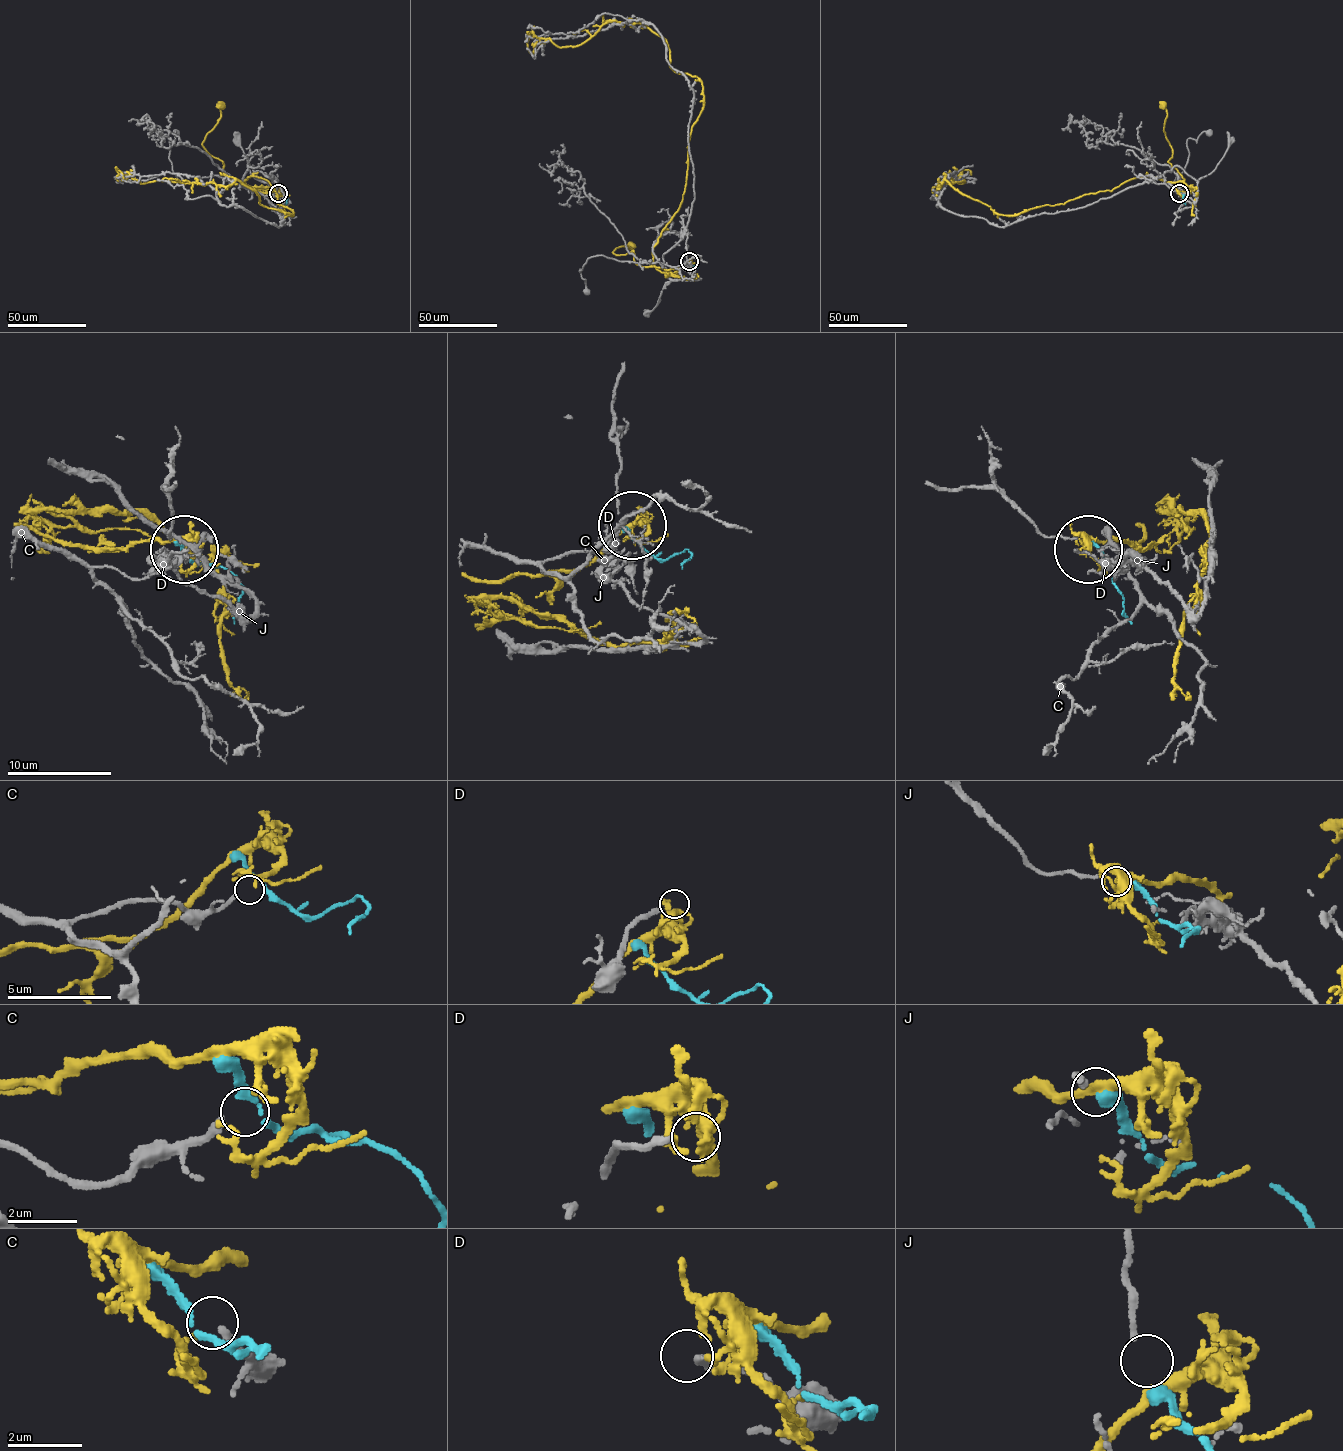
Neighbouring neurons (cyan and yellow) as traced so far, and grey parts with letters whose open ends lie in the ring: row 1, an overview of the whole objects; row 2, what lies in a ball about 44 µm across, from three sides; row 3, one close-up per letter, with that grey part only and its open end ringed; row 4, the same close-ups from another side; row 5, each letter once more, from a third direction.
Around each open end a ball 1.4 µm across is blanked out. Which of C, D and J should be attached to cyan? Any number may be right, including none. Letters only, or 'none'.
J

